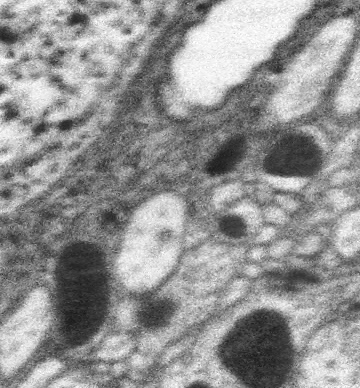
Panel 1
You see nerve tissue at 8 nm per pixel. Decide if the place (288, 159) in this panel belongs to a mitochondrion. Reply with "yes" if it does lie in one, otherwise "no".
yes

